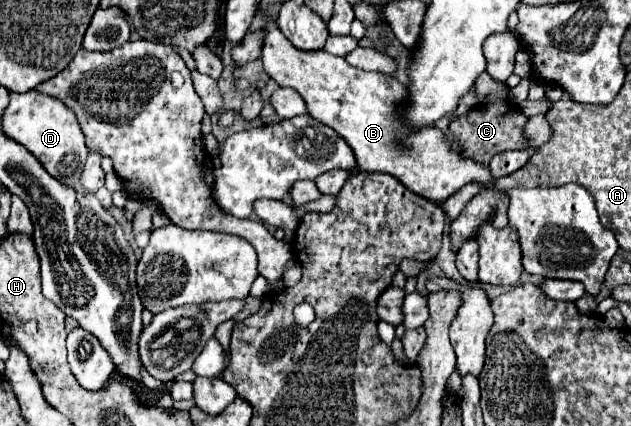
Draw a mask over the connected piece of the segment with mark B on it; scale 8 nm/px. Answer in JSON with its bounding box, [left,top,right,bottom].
[262,16,495,202]

